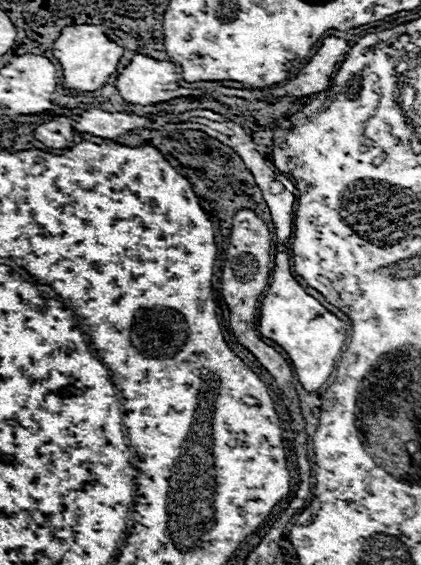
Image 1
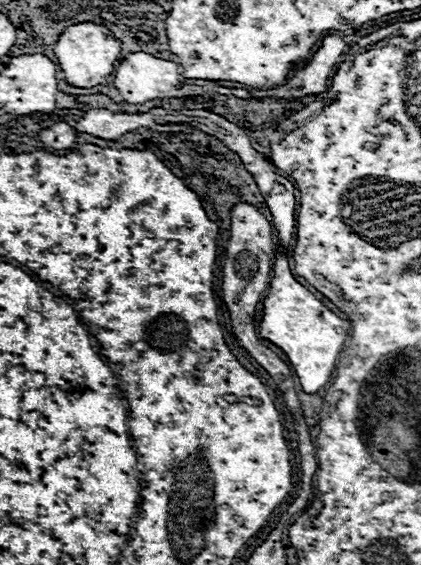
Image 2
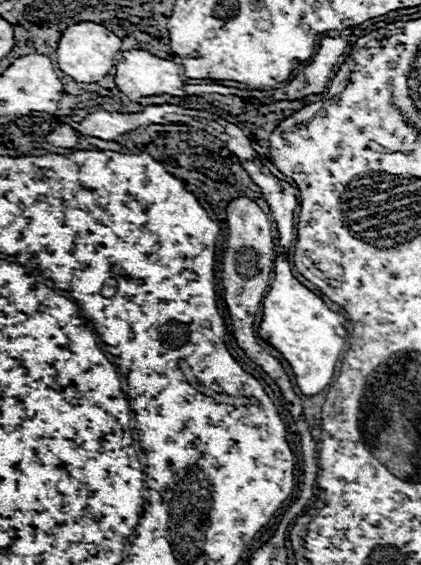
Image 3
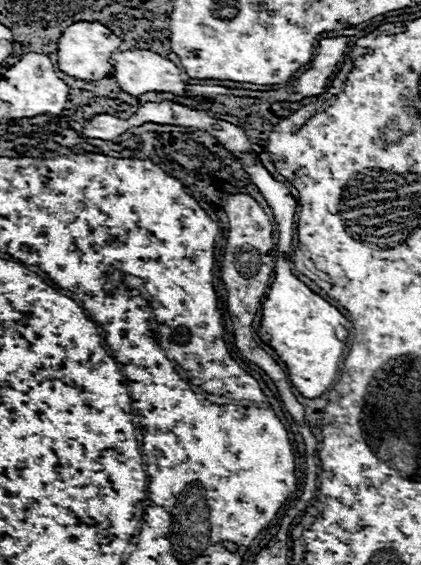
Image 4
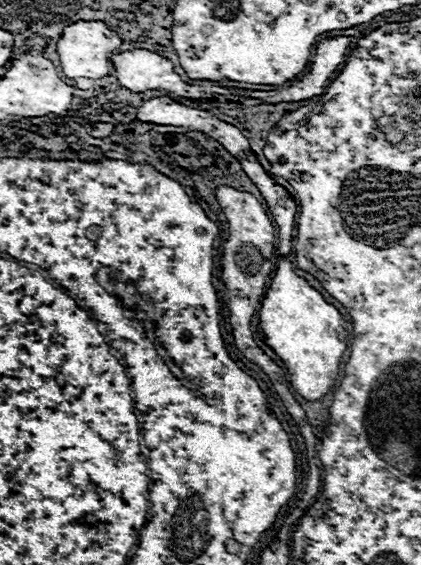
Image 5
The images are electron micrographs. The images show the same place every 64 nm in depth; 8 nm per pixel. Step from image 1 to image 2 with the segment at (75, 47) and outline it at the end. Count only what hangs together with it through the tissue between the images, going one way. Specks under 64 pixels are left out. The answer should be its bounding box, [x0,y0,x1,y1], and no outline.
[54,24,120,88]

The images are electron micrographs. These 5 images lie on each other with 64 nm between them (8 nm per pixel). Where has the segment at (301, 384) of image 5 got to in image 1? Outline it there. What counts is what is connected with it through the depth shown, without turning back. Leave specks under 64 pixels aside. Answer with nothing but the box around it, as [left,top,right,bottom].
[258,252,348,392]

